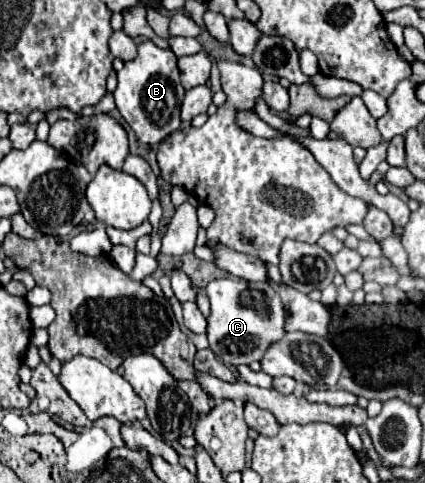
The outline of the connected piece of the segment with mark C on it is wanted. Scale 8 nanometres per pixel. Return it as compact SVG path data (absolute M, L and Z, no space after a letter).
M213 279L207 283L205 293L211 303L211 313L207 317L207 341L209 349L225 363L225 365L249 365L251 361L261 361L269 343L281 339L285 325L285 309L281 307L279 295L267 283L245 283L245 279Z

